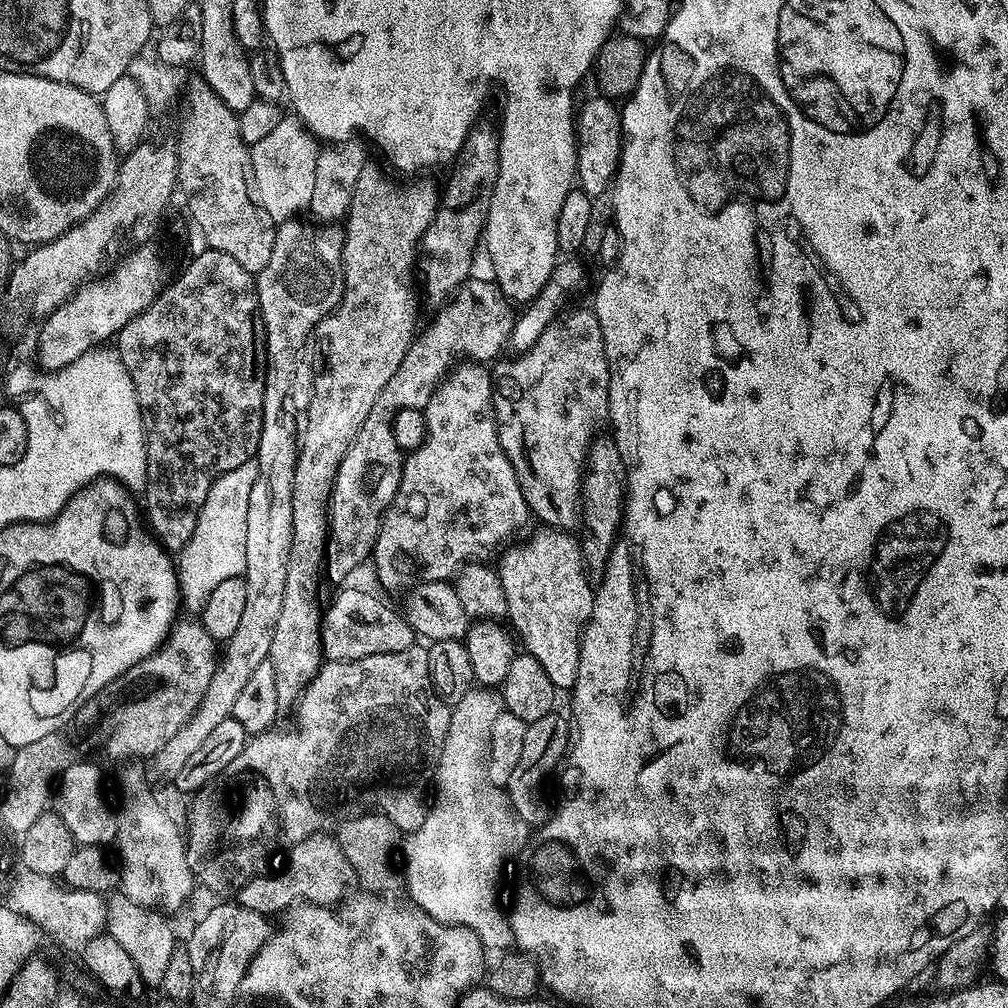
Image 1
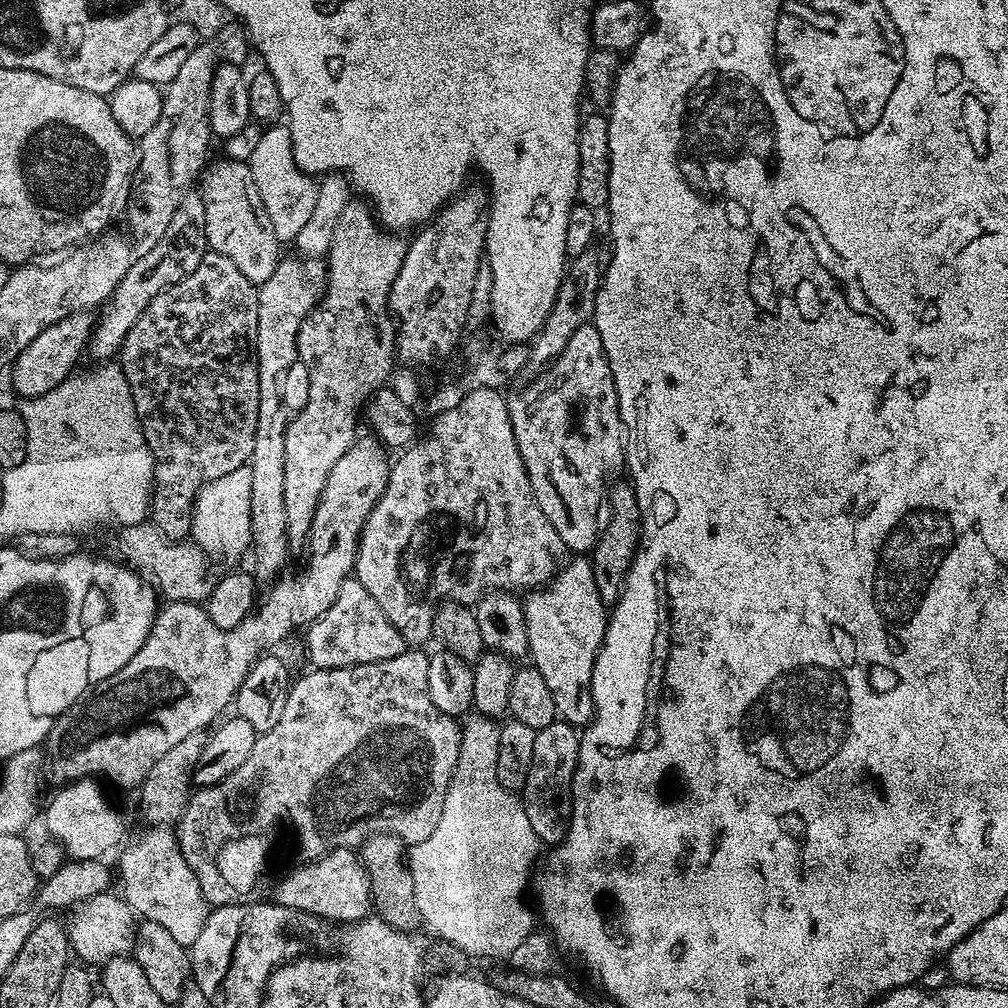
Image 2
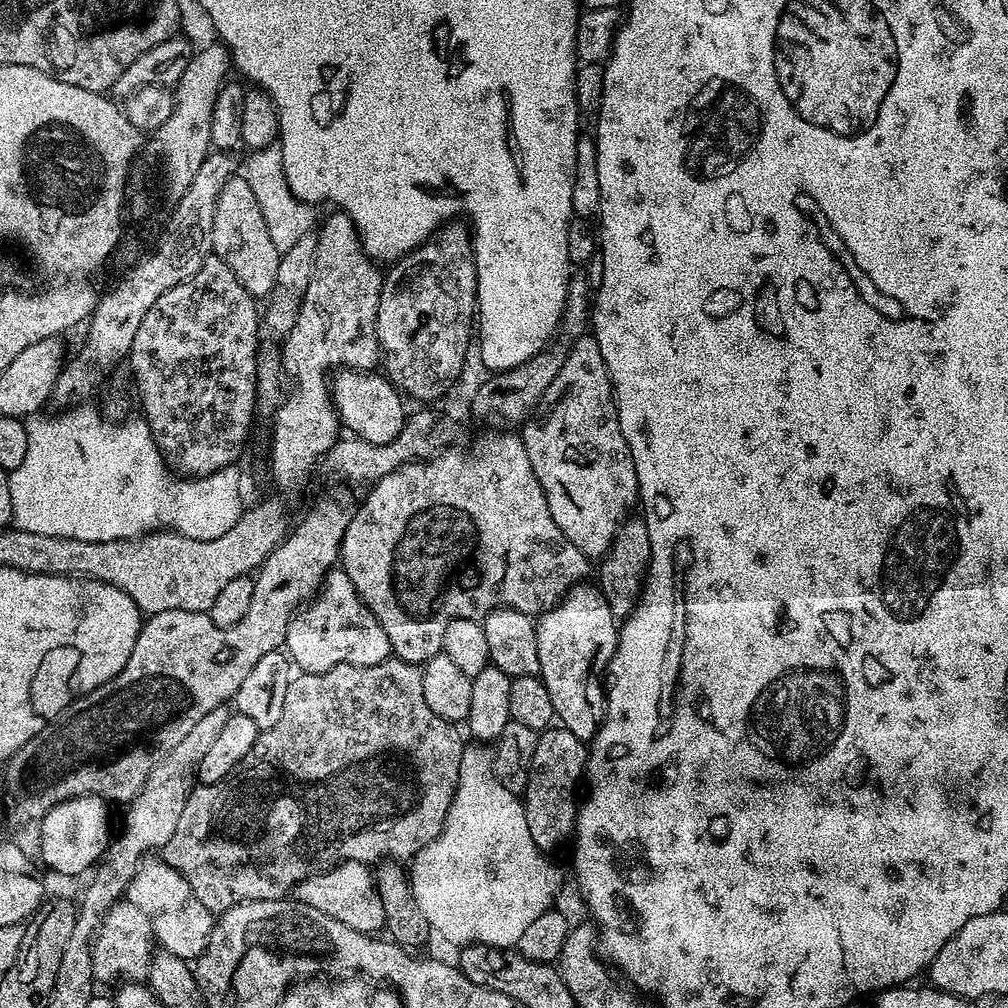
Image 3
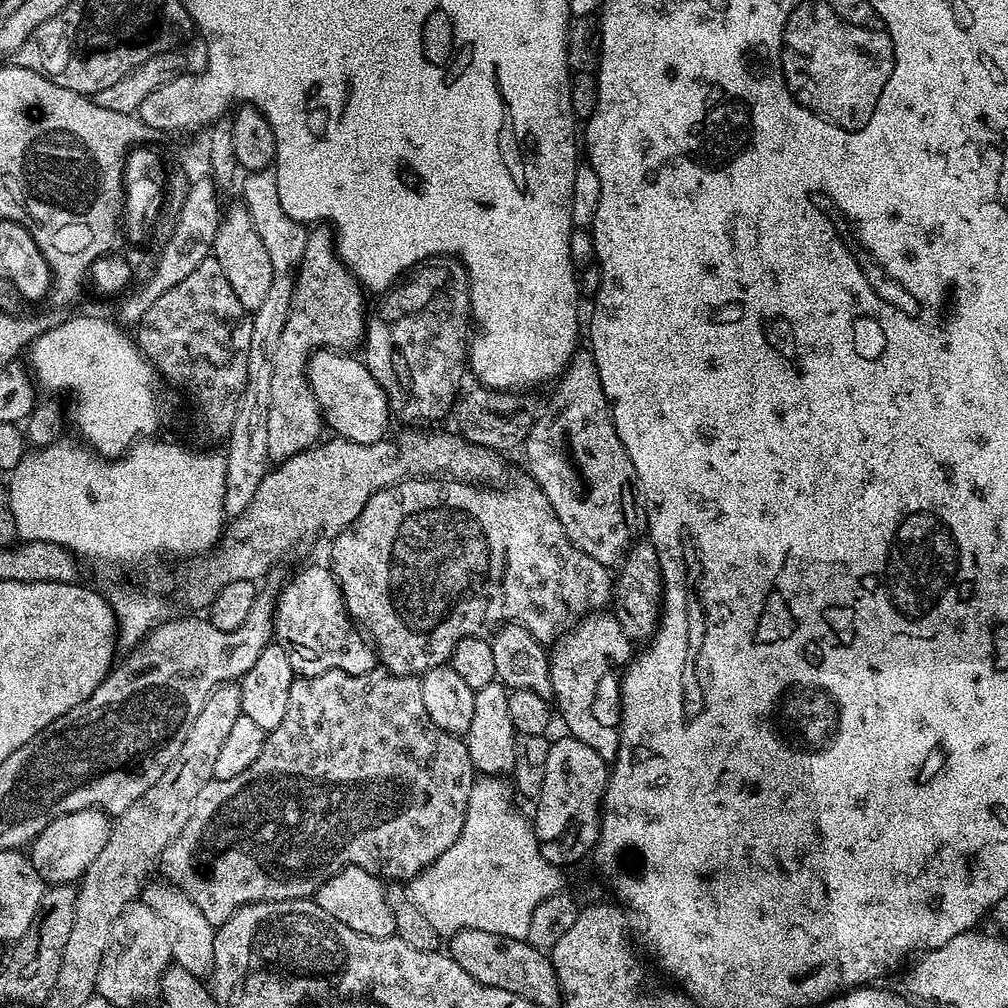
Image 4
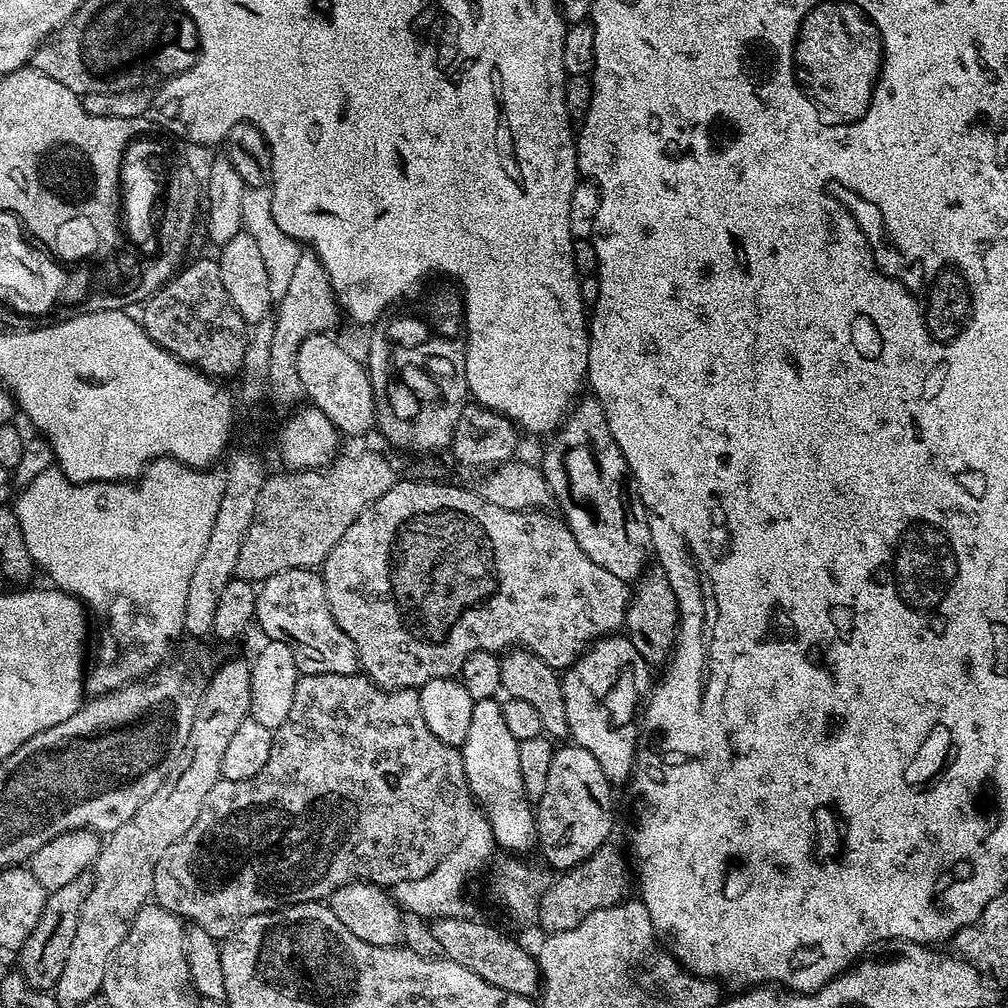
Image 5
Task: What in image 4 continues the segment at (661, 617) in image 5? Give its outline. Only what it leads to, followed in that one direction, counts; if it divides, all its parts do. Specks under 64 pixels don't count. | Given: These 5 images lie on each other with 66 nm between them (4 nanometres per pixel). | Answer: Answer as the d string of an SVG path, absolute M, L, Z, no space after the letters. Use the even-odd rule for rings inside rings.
M637 539L615 569L610 601L611 611L616 617L618 626L622 626L629 640L647 642L655 636L656 629L660 626L663 603L664 579L662 566L658 562L658 550L654 550L651 539Z

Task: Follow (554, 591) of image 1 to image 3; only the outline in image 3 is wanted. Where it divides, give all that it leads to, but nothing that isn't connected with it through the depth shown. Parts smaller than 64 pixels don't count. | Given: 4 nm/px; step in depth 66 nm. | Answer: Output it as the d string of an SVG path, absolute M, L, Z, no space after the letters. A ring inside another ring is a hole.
M592 582L575 584L560 603L536 620L539 677L550 693L555 719L585 742L596 737L604 722L606 684L602 677L616 652L617 635L618 617Z

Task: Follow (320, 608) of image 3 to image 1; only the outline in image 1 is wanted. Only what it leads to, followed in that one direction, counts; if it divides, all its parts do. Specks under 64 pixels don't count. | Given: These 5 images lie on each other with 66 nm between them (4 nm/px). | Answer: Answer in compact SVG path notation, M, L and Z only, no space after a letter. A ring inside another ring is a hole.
M344 586L332 600L332 605L327 605L322 616L320 626L320 641L324 647L324 654L328 660L357 660L370 658L370 654L398 654L398 650L406 650L417 639L417 634L410 626L410 622L399 611L396 612L383 600L383 595L375 596L364 588L348 588Z

